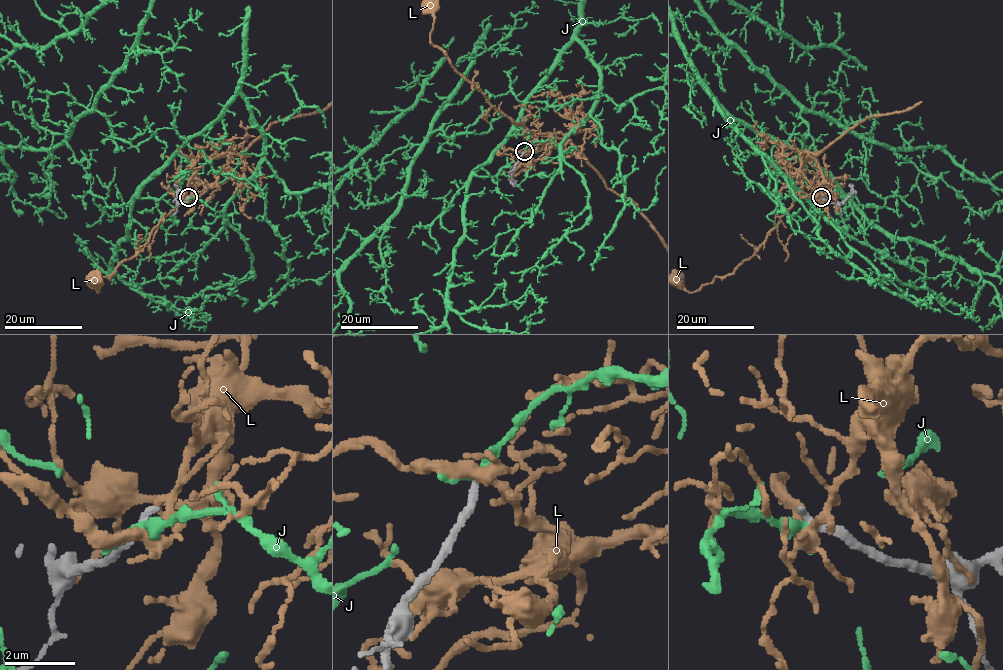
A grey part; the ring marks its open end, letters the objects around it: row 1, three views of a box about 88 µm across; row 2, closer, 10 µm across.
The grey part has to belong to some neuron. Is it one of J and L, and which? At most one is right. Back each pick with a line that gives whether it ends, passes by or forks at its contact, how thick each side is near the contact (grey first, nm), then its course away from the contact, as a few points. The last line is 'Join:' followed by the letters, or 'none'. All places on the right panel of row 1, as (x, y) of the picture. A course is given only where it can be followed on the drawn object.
Join: none

